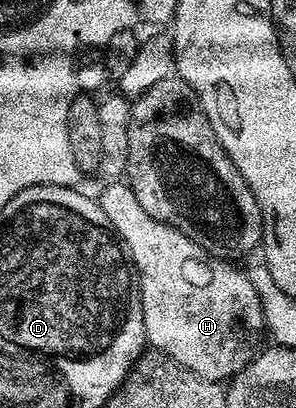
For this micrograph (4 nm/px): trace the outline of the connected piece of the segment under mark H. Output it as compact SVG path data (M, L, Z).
M112 180L107 185L98 194L98 201L102 212L106 212L106 220L110 220L117 238L123 242L135 269L136 280L140 283L147 345L170 356L179 366L194 372L194 376L218 383L231 380L256 357L261 345L260 333L263 335L266 330L262 304L258 300L258 292L254 292L254 284L250 284L247 273L241 267L240 270L236 267L239 265L207 254L201 246L194 244L194 240L182 236L182 232L154 220L154 216L138 204L138 196L134 196L127 181Z

